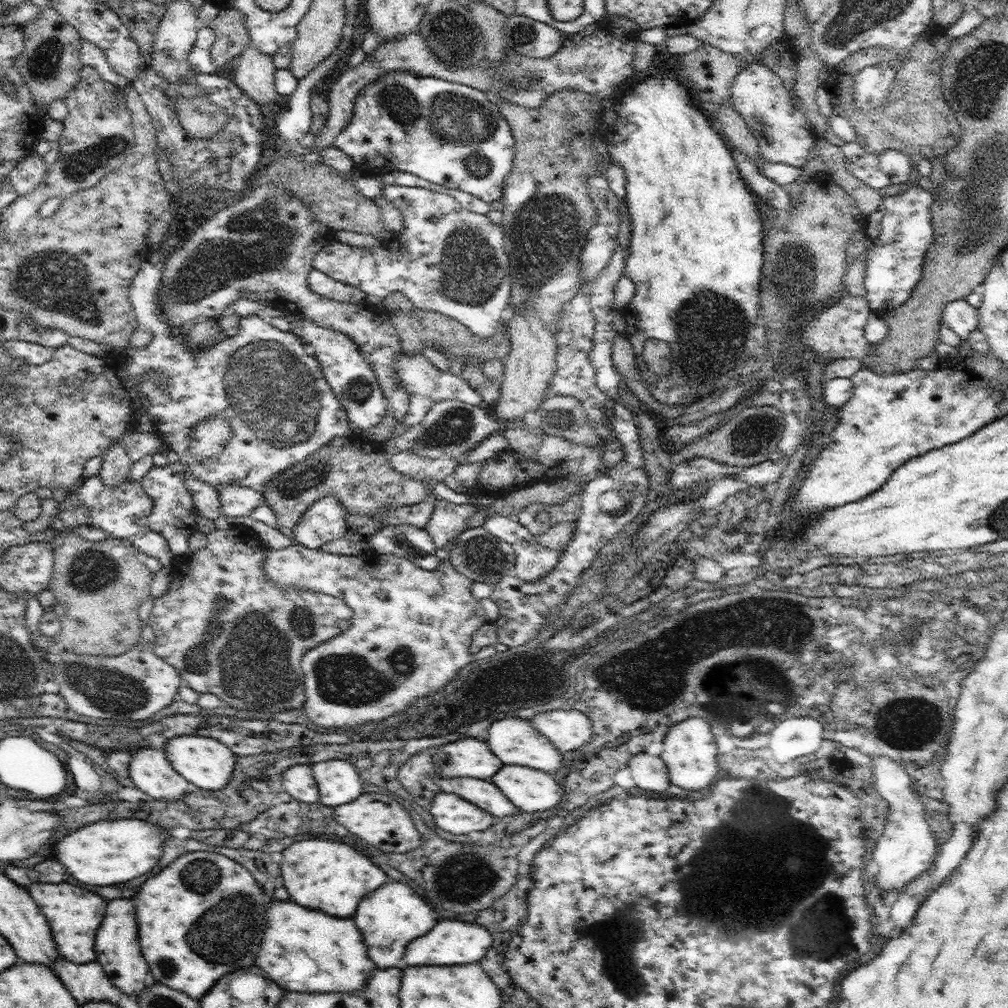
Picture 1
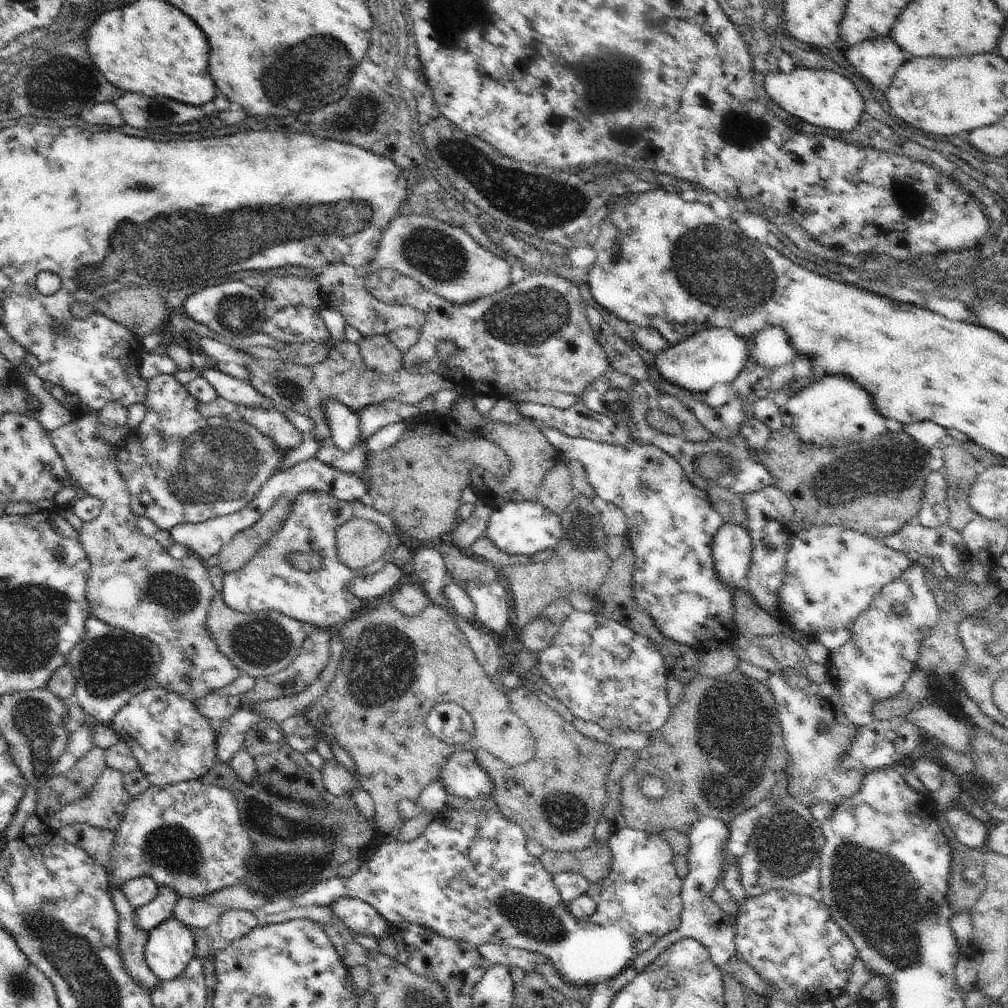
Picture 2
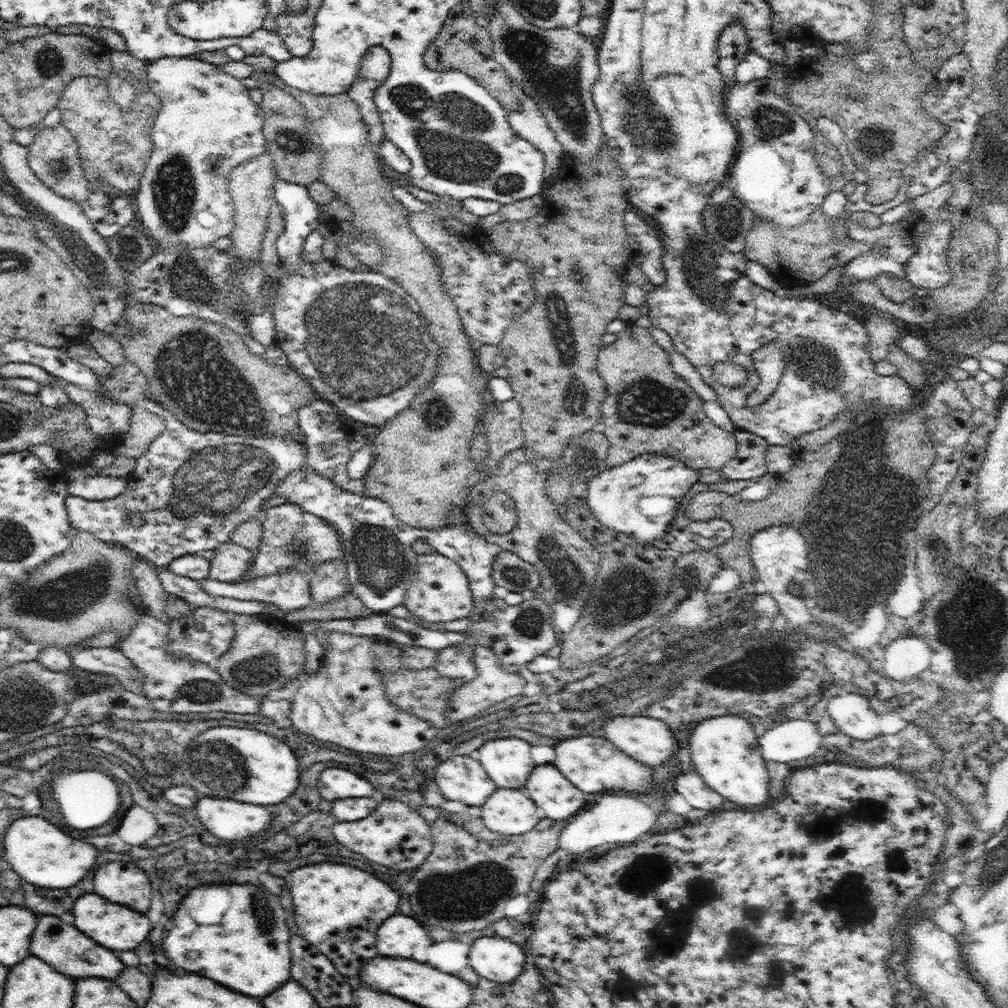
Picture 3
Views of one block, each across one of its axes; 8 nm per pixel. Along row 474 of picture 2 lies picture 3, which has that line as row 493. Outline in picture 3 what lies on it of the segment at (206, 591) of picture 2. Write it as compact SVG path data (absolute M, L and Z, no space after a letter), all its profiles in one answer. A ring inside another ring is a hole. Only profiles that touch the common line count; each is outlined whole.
M82 468L66 471L68 492L86 500L116 498L126 488L128 478L106 475L87 475Z

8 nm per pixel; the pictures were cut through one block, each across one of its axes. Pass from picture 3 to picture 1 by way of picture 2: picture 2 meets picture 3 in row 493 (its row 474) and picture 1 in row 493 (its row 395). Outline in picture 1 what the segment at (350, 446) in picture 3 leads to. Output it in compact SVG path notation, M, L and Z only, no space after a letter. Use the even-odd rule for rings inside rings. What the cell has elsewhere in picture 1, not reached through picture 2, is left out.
M408 451L394 453L390 460L394 471L398 471L402 473L402 475L408 475L422 481L422 483L428 487L428 490L430 490L430 494L426 496L424 502L418 502L418 504L412 504L412 506L400 506L400 508L394 508L394 510L382 510L383 512L376 518L365 515L348 515L346 517L346 532L342 534L342 537L352 539L352 541L360 541L360 539L368 540L369 537L376 534L378 529L386 527L386 525L411 524L418 528L425 528L426 523L428 523L430 517L432 517L432 511L435 508L437 500L436 496L433 494L434 486L437 486L437 483L442 482L448 474L451 474L457 464L457 462L450 457L428 459L416 453L408 453Z

